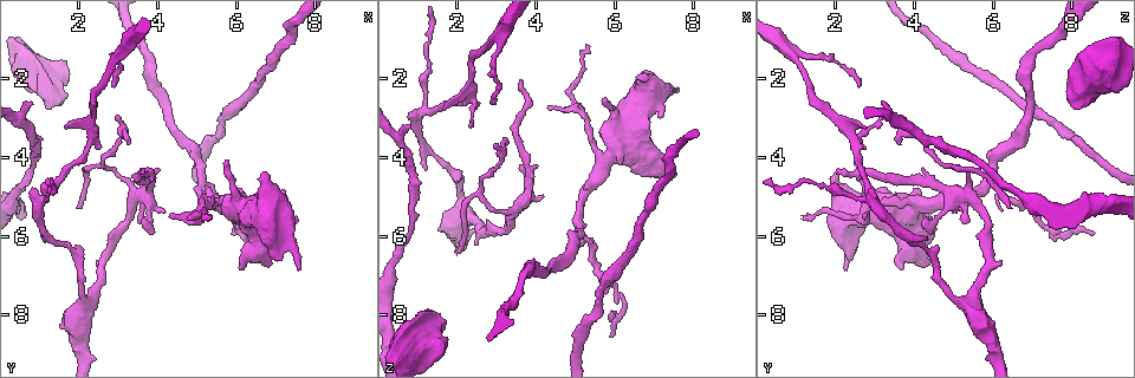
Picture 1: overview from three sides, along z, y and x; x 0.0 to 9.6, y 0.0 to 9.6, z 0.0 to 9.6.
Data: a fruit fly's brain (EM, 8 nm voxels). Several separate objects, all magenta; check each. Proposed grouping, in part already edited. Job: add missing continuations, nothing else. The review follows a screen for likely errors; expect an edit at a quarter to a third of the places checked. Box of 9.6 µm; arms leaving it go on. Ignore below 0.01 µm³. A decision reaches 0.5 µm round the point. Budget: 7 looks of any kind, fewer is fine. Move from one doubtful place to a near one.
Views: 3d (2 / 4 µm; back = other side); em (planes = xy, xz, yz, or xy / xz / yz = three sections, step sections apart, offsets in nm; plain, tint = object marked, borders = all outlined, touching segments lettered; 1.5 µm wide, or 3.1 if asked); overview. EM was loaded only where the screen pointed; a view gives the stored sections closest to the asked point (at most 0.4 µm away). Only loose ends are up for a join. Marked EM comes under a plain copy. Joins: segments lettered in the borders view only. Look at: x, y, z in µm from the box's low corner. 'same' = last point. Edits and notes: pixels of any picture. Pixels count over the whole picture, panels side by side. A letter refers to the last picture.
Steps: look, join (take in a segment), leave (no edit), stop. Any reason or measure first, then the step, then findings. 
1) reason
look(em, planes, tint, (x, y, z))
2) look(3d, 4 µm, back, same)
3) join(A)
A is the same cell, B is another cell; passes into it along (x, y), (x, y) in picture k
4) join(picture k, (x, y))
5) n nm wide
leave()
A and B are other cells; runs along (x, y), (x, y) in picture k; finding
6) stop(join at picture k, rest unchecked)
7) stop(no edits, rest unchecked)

thick end
look(em, planes, borders, (6.75, 6.70, 4.40))

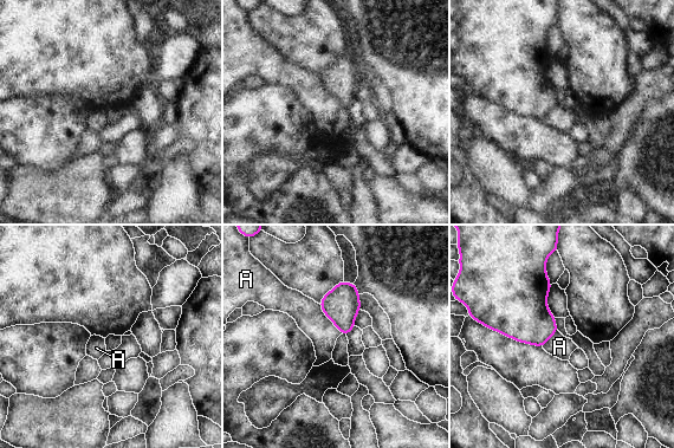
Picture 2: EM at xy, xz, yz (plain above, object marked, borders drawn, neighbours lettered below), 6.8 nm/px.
A touches over 260 nm
leave()
A is another cell; border along (318, 304), (322, 312), (342, 333) in picture 2; no lettered segment goes on from it

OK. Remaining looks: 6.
tapers out
look(em, planes, borders, (5.15, 5.35, 6.25))

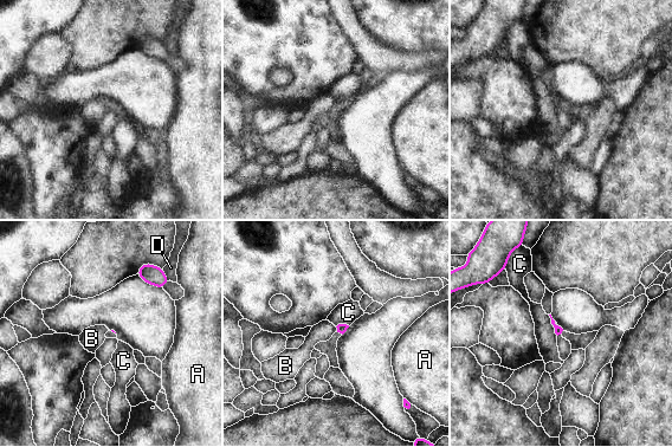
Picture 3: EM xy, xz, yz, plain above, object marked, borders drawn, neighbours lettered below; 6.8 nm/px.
leave()
A, B, C and D are other cells; border along (335, 326), (337, 331) in picture 3; none of them fits

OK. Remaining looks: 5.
thick end
look(em, yz, step 8, tint, (1.15, 2.80, 8.05))

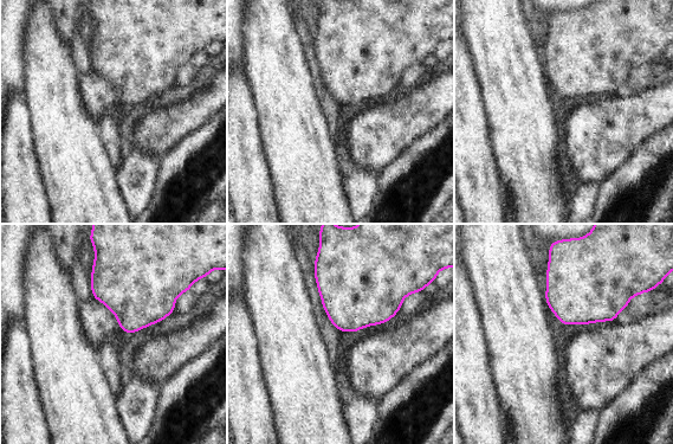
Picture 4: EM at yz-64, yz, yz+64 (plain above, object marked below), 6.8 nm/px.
look(em, planes, borders, same)

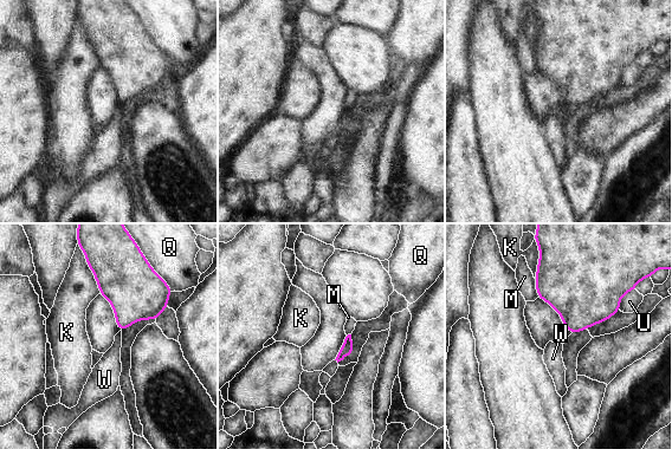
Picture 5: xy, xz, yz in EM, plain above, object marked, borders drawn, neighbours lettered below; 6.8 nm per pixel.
leave()
K, M, Q, U and W are other cells; no lettered segment goes on from it

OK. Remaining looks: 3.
stop(no edits, rest unchecked)

